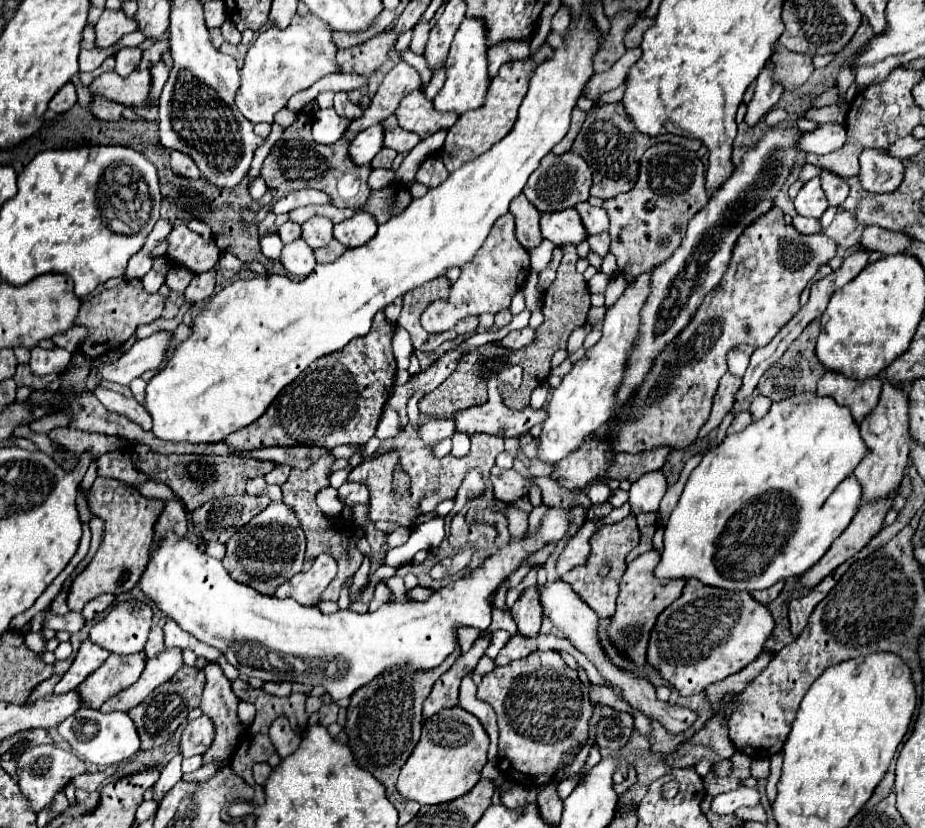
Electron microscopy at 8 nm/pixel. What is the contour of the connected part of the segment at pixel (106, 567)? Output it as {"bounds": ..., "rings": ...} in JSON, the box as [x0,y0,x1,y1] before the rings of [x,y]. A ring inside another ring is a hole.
{"bounds":[68,476,164,612],"rings":[[[98,476],[94,480],[88,504],[90,512],[98,514],[104,520],[104,536],[92,562],[84,568],[82,574],[78,574],[78,578],[70,586],[68,606],[74,612],[80,612],[92,598],[100,596],[102,592],[116,596],[138,584],[150,560],[154,524],[164,508],[164,500],[146,498],[138,492],[138,488],[104,476]]]}

